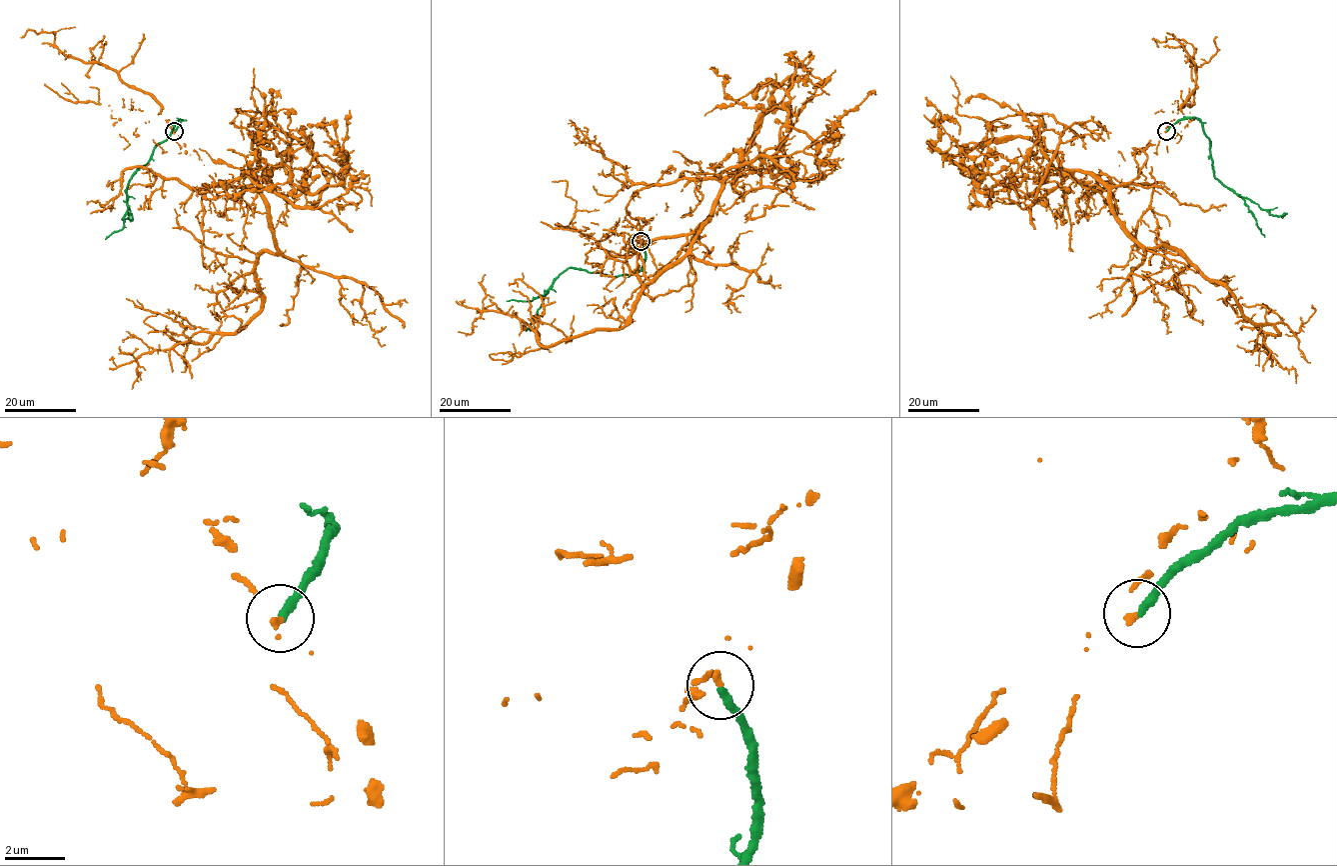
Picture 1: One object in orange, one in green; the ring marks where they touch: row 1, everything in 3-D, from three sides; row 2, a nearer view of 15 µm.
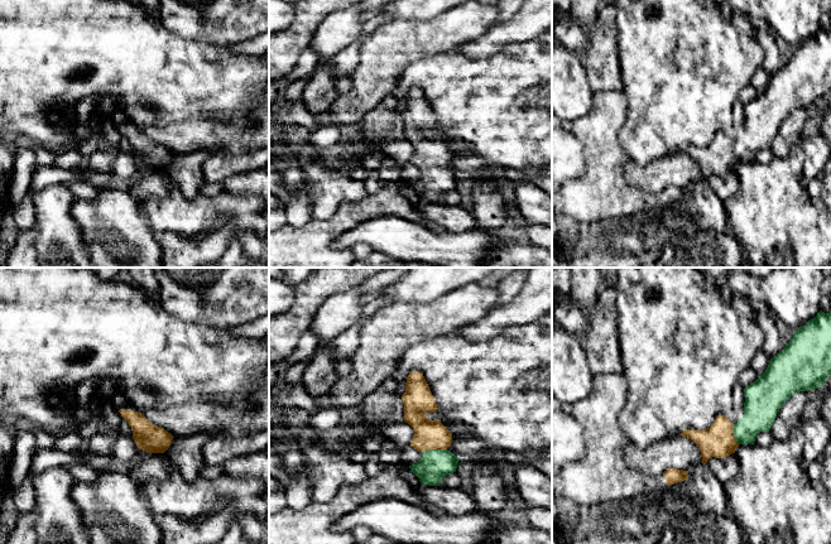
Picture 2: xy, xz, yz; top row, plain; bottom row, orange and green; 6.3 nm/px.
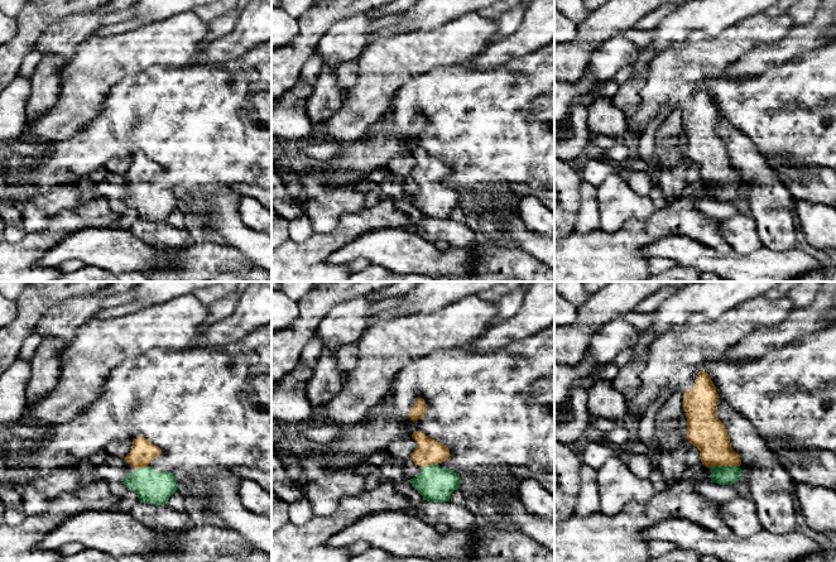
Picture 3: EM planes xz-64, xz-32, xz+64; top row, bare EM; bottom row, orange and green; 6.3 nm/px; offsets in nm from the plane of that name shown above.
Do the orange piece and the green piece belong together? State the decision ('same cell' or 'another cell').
same cell

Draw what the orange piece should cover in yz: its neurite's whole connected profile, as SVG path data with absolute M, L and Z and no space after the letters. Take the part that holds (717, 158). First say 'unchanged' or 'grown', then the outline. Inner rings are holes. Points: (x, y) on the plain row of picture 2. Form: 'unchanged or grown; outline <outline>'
grown; outline M820 28L815 35L793 49L788 62L770 76L765 90L744 106L744 133L736 140L731 140L726 133L719 133L712 143L705 148L686 146L679 153L693 158L706 182L712 174L726 175L735 170L740 162L754 162L760 149L769 149L782 122L799 109L810 109L823 103L831 93L831 29Z

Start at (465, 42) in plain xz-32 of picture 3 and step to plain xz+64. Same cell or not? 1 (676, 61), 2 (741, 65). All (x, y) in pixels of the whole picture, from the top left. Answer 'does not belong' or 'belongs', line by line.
1: belongs
2: does not belong

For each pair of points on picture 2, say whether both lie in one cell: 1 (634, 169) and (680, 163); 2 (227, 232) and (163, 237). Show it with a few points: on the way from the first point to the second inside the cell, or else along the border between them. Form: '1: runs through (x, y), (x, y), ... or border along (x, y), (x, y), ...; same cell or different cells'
1: runs through (645, 174), (668, 172); same cell
2: runs through (211, 248), (179, 248); same cell

